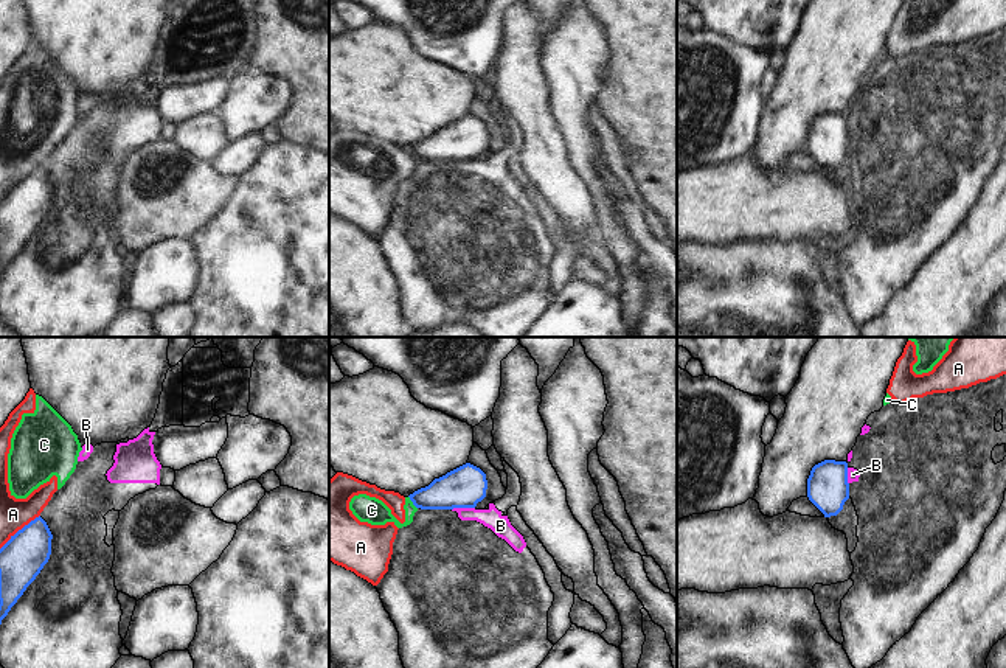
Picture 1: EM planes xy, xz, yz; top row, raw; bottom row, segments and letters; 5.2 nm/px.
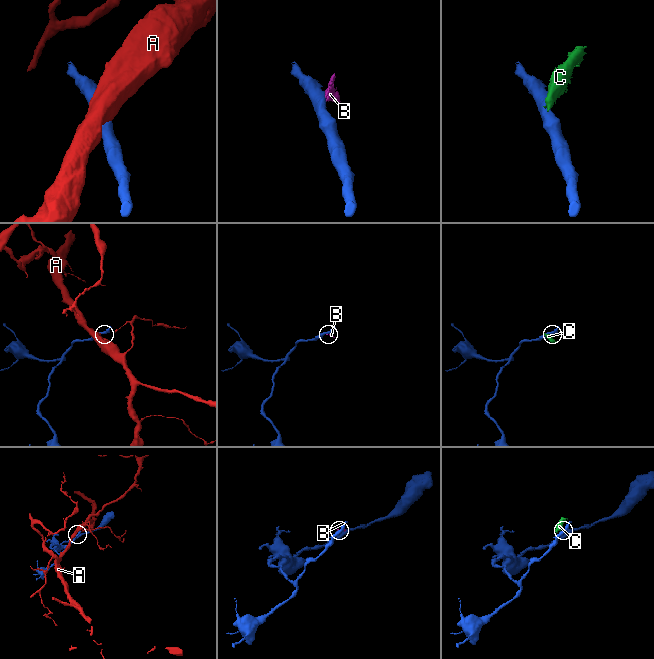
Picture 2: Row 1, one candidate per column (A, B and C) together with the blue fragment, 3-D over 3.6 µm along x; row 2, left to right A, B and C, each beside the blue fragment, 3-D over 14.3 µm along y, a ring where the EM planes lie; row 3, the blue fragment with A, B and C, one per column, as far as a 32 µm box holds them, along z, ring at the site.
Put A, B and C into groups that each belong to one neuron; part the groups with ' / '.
A C / B

